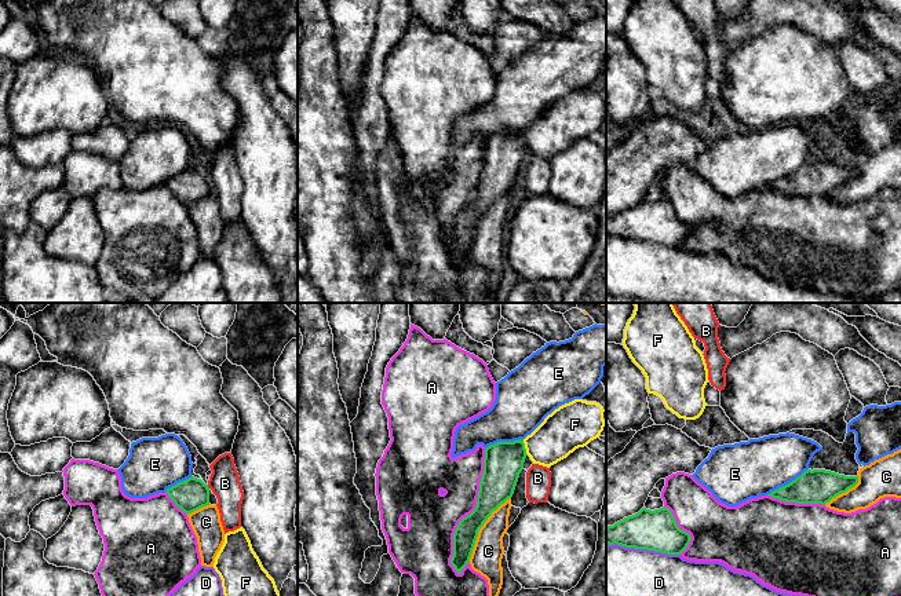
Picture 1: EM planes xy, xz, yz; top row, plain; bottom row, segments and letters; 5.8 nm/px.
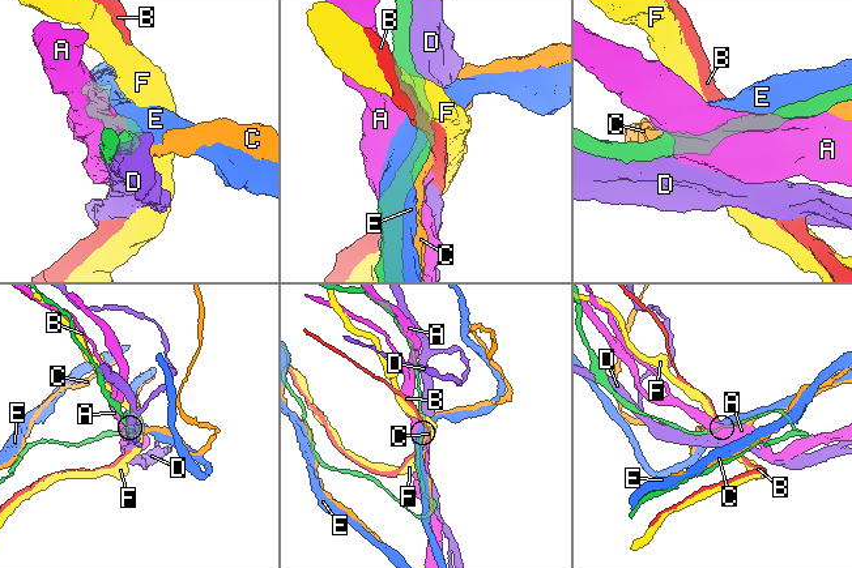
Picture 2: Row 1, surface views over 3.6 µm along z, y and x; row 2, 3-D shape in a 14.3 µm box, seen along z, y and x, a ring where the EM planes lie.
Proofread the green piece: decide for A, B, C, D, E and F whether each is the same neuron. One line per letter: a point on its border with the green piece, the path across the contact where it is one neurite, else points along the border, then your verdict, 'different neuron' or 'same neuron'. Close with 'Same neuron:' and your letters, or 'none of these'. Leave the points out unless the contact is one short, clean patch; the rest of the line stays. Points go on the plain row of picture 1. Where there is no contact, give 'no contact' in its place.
A: meets green in xz at (471, 204); different neuron
B: meets green in xy at (207, 179); border along xy (207, 176), (208, 181); different neuron
C: meets green in xz at (481, 218); different neuron
D: meets green in yz at (644, 240); different neuron
E: meets green in yz at (788, 175); different neuron
F: meets green in xz at (524, 139); border along xz (522, 131), (528, 146); different neuron
Same neuron: none of these

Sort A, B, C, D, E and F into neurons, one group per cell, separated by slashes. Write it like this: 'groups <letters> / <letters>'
groups A / B F / C E / D

